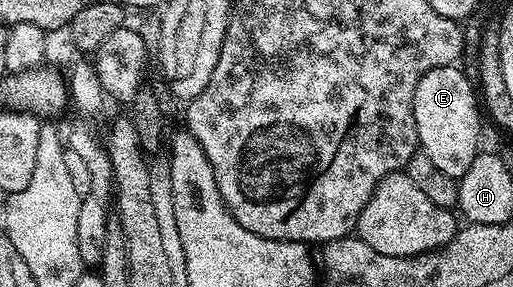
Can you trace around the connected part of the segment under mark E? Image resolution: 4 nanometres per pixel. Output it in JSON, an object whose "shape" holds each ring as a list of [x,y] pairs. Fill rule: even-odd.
{"shape":[[[456,65],[434,67],[434,71],[426,71],[422,79],[418,79],[418,87],[414,87],[414,123],[416,124],[416,140],[419,148],[430,155],[434,167],[443,174],[459,179],[466,175],[470,163],[482,152],[480,145],[480,117],[482,109],[478,104],[478,89],[466,74]]]}

